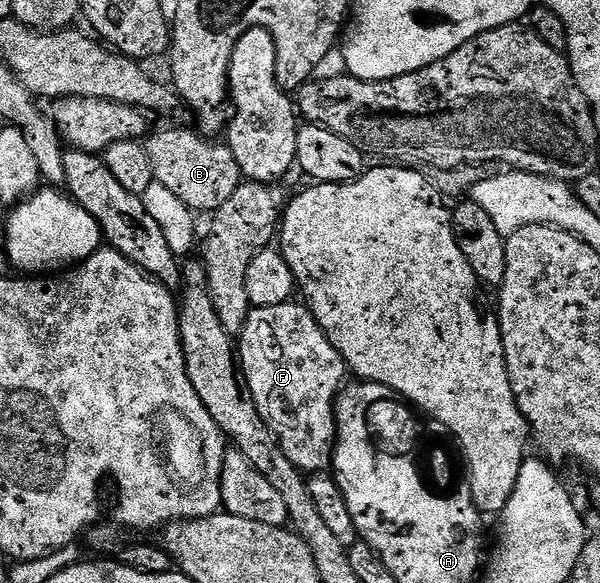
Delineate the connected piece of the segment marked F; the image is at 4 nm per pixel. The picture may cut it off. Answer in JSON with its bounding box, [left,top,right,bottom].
[237,302,349,474]

